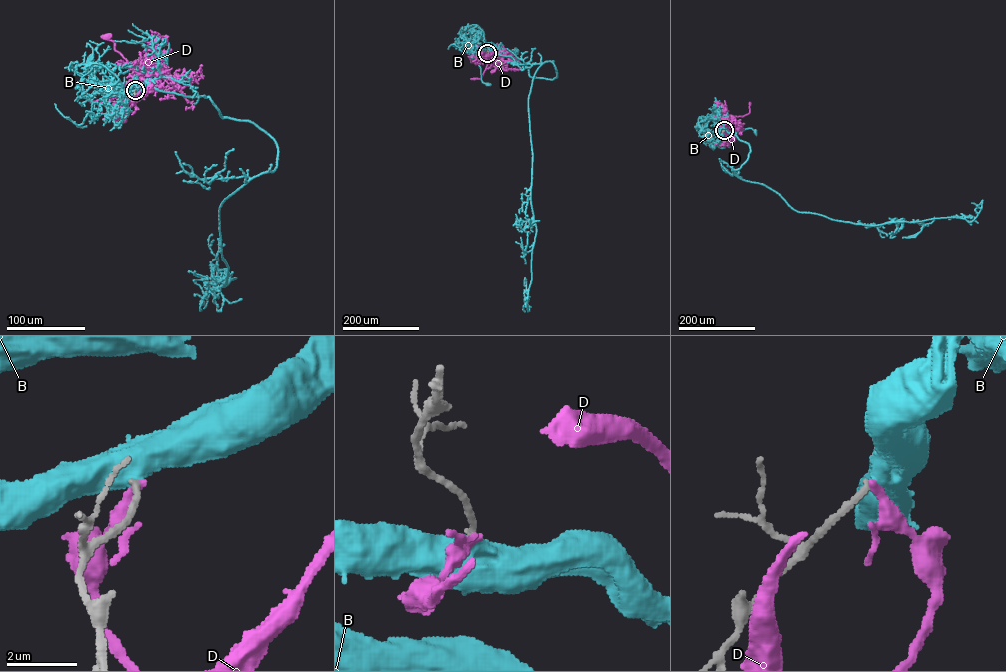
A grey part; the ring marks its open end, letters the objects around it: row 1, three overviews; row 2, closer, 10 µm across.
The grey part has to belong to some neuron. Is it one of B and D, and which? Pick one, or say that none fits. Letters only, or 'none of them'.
B

